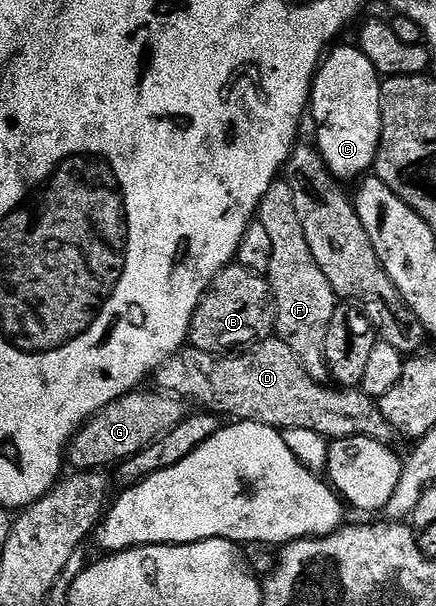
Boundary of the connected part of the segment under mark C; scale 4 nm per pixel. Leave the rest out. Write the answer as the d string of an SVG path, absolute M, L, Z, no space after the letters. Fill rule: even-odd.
M335 45L328 50L324 60L319 64L315 80L311 86L310 118L315 118L314 142L319 148L325 165L340 181L358 180L366 176L375 166L375 154L379 151L381 137L381 76L378 69L365 57L358 46L339 47Z

